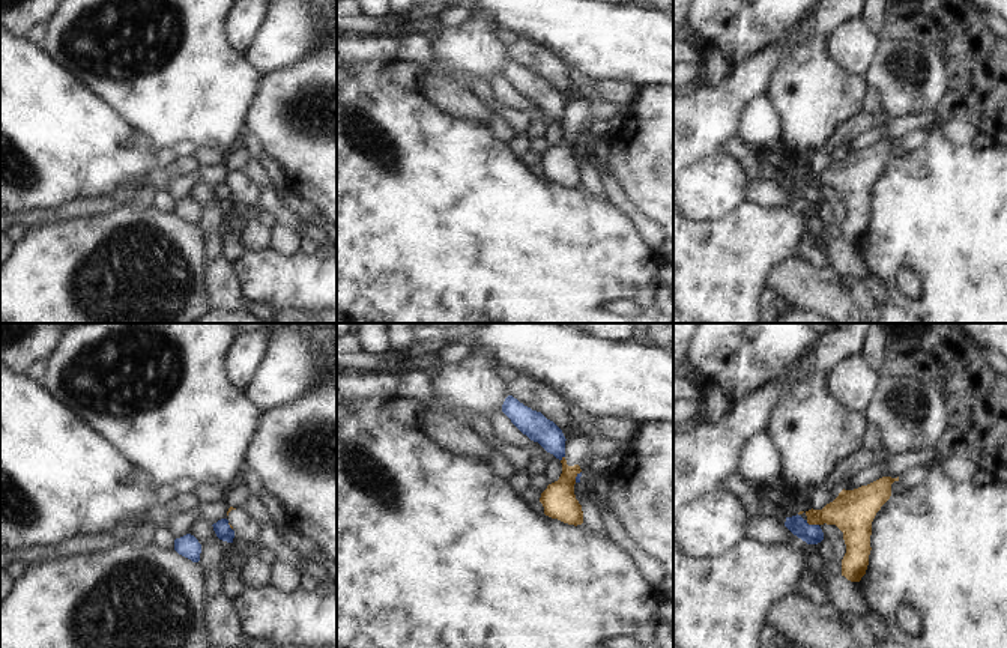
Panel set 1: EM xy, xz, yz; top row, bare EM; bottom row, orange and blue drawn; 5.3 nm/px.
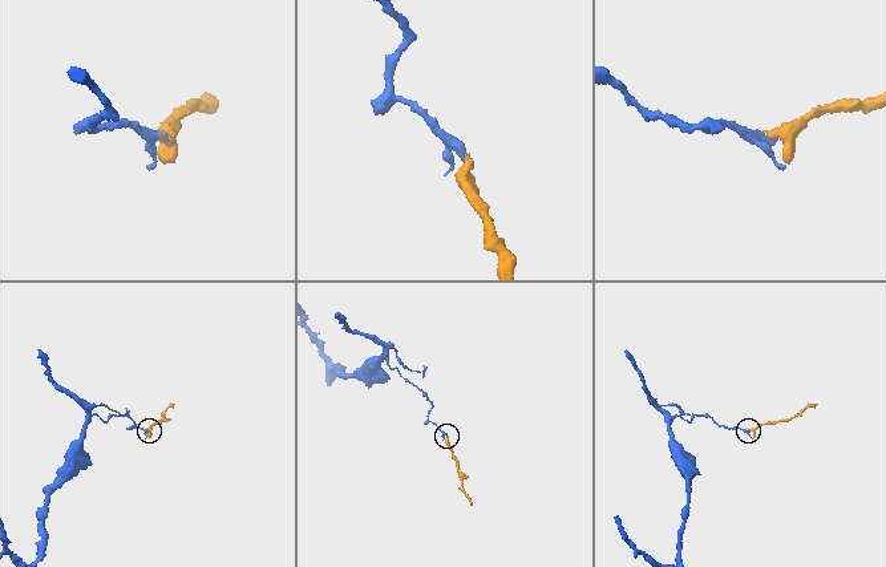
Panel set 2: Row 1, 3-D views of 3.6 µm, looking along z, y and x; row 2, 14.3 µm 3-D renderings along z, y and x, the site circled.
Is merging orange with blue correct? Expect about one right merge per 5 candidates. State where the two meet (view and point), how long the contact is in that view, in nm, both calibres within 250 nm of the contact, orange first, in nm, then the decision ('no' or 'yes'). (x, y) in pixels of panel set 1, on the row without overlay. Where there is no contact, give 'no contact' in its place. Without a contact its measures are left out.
meets orange in yz at (812, 187); contact 80 nm long; 240 nm thick on the orange side, 110 nm on the other; no

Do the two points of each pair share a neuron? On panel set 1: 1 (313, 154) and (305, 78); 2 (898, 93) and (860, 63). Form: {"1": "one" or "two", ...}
{"1": "one", "2": "two"}

